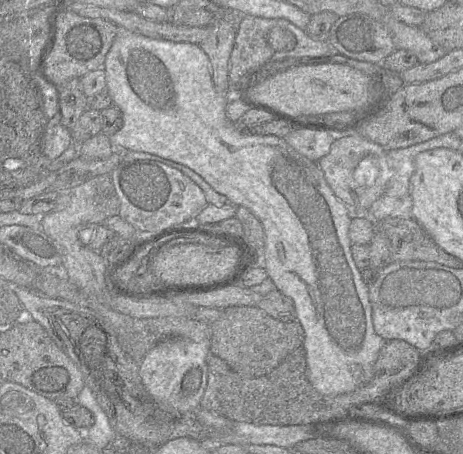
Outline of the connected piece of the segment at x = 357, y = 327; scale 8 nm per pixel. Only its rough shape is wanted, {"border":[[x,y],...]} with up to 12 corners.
{"border":[[119,30],[115,149],[189,167],[265,233],[320,394],[386,341],[318,162],[238,131],[197,44]]}

